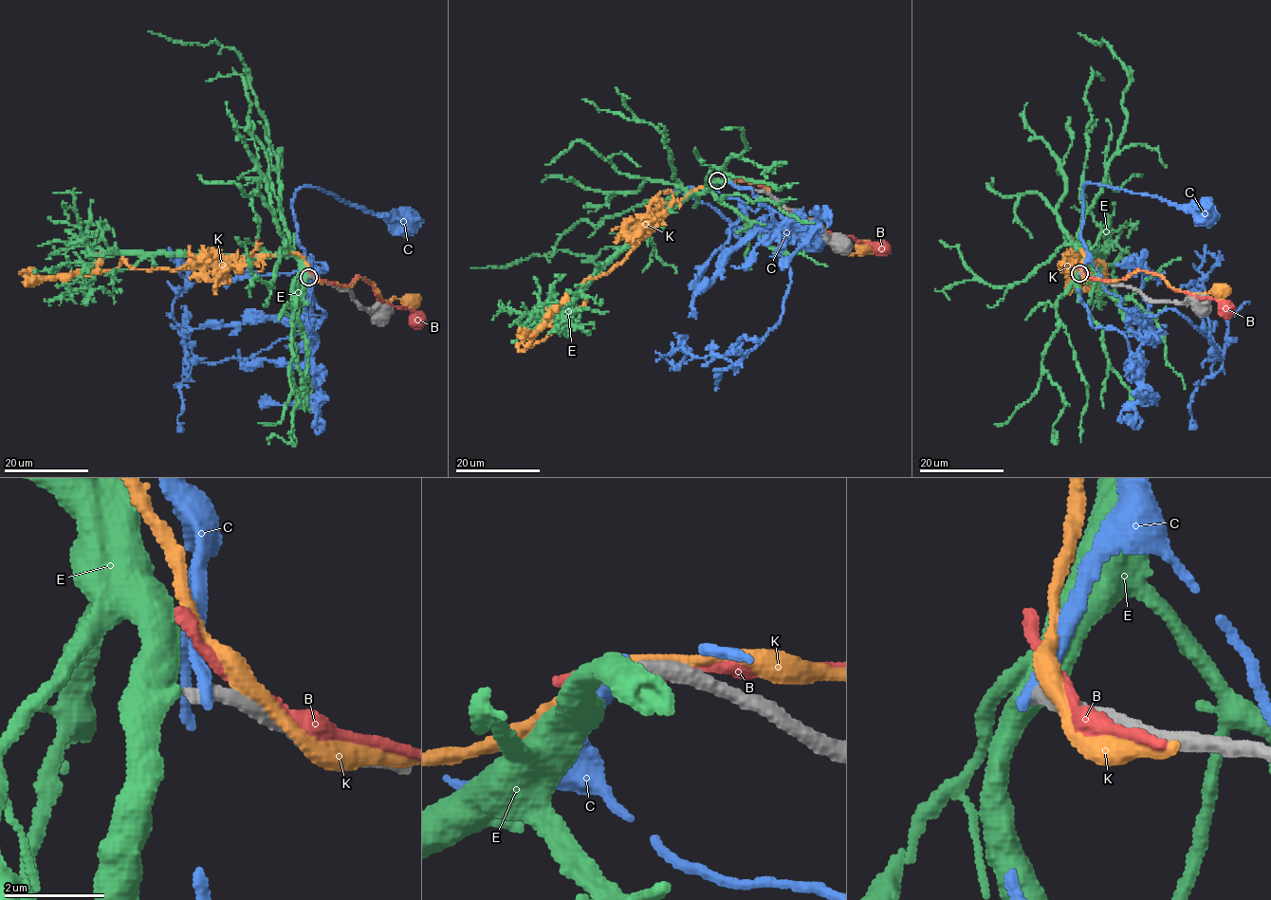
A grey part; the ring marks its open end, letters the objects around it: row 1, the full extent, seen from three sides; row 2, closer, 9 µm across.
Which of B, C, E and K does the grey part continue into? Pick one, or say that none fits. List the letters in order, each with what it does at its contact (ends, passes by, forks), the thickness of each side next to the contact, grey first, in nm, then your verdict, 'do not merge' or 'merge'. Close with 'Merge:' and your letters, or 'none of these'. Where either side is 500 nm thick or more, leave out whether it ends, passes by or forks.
B: it passes by; calibres 320 and 240 nm; do not merge
C: it ends; calibres 320 and 280 nm; do not merge
E: it passes by; calibres 240 and 440 nm; merge
K: it passes by; calibres 320 and 320 nm; do not merge
Merge: E

